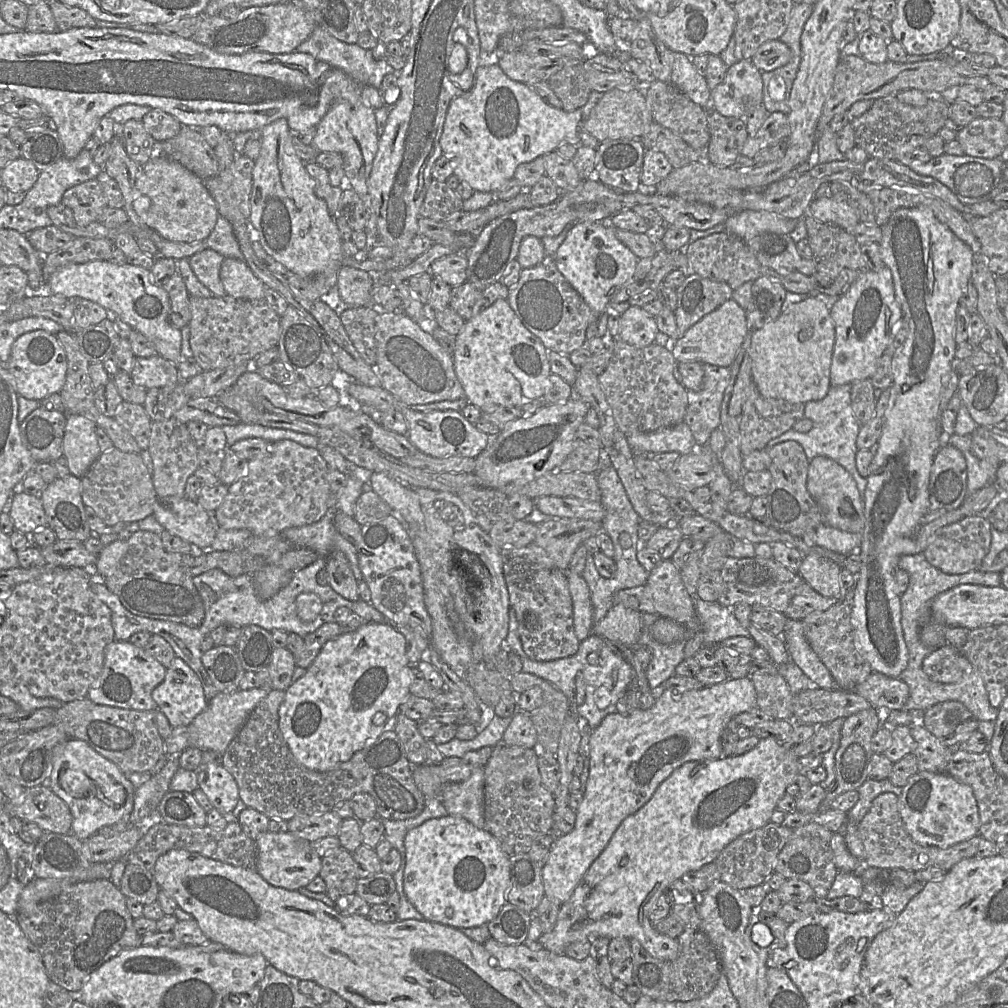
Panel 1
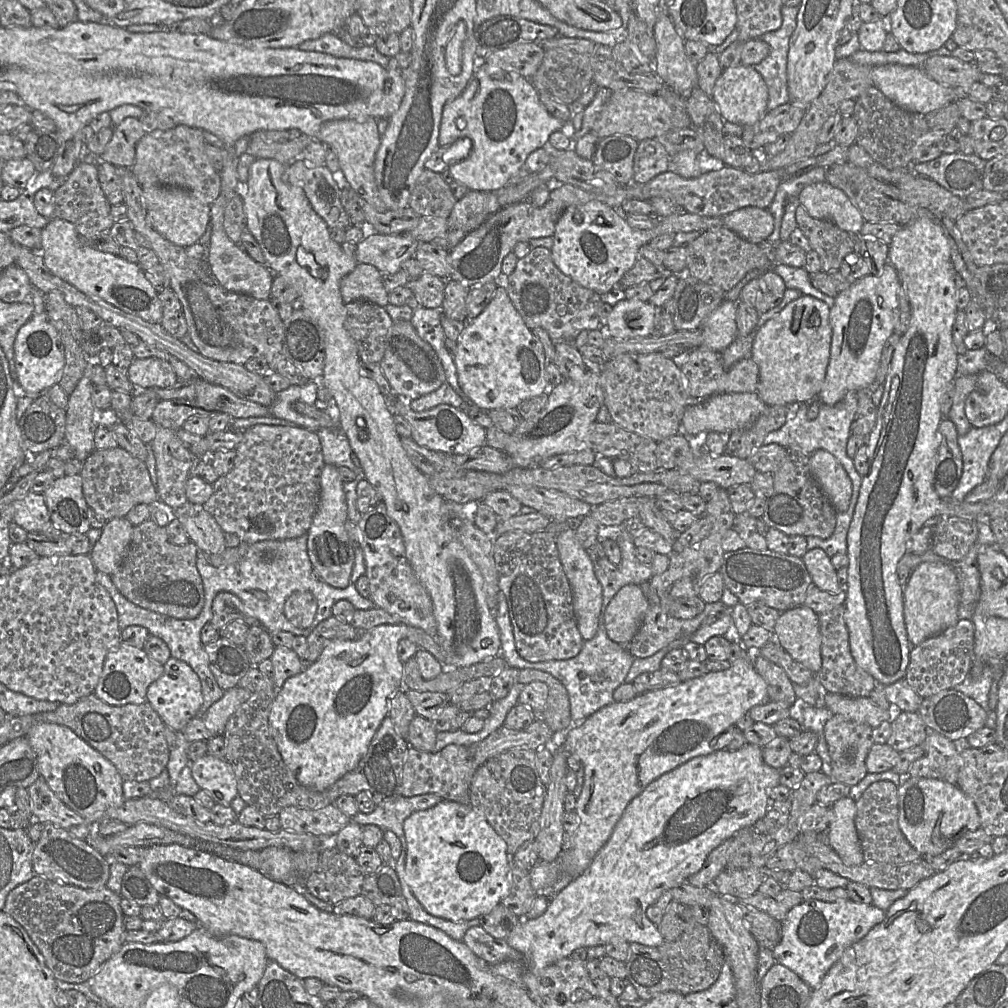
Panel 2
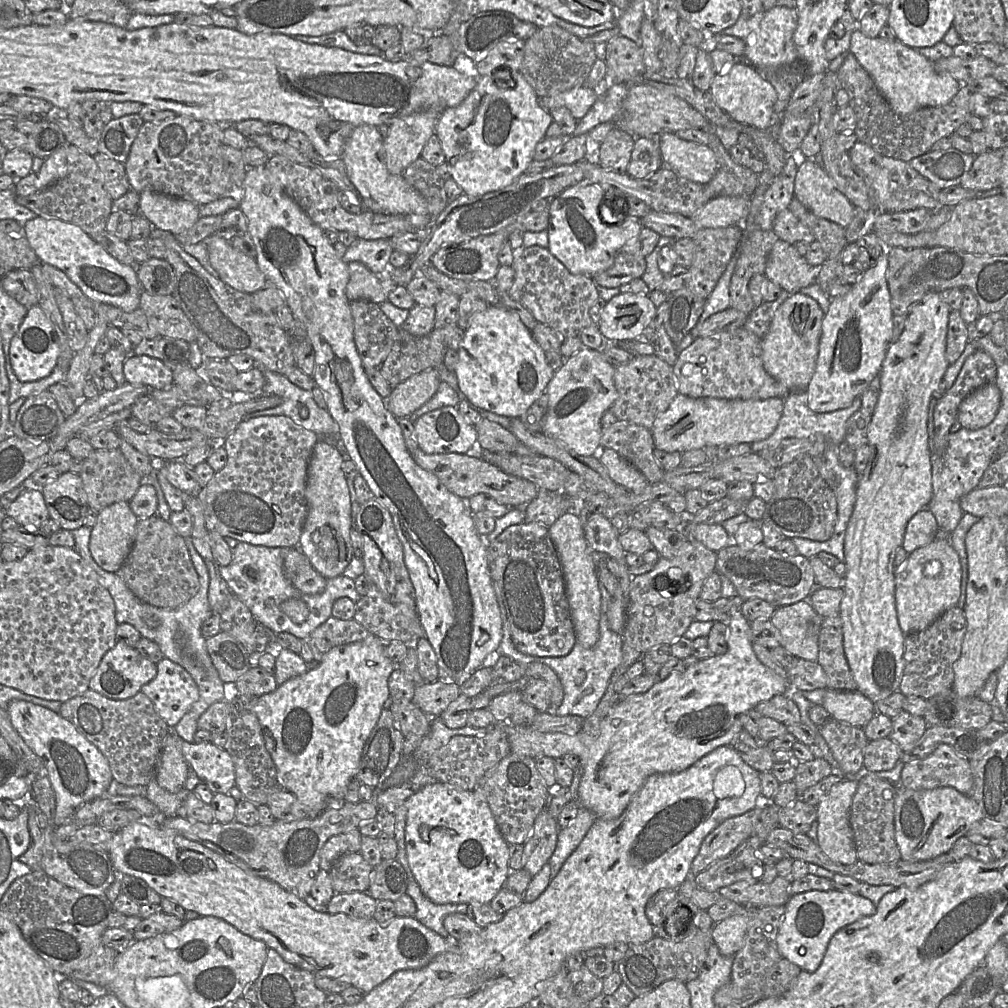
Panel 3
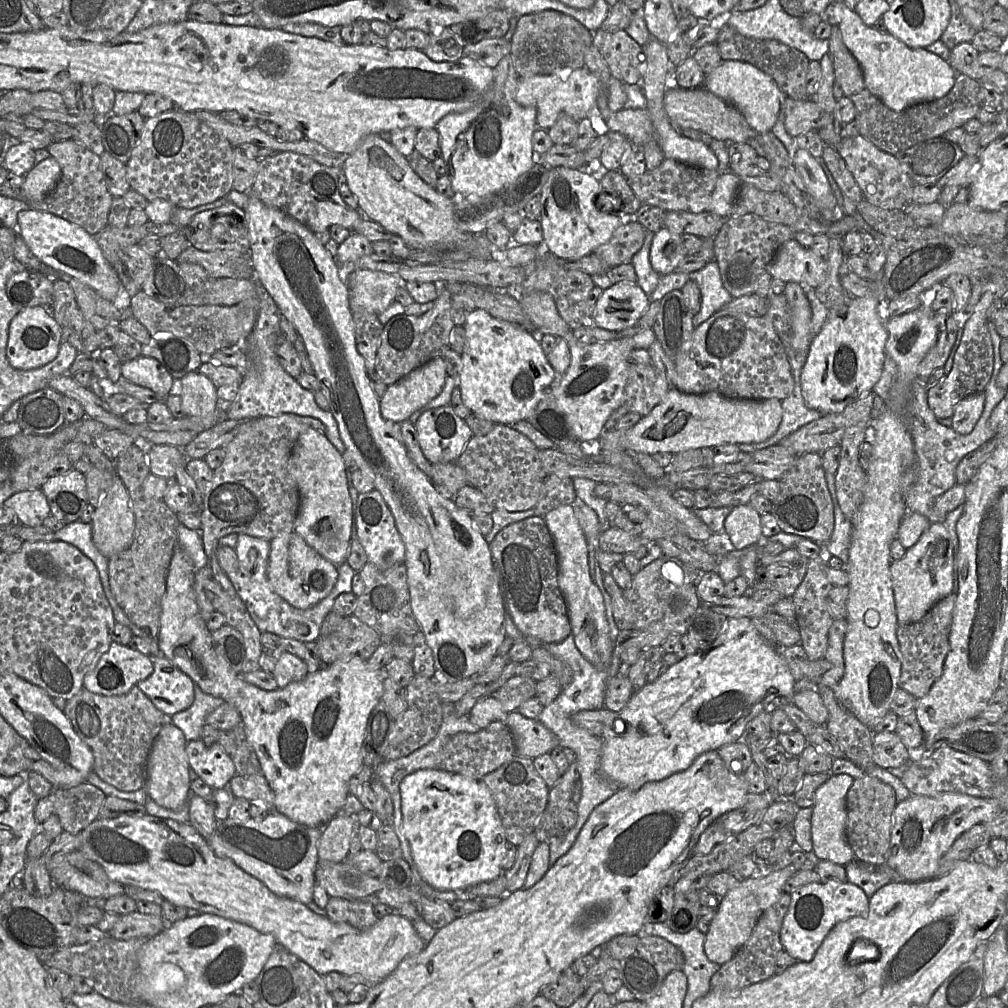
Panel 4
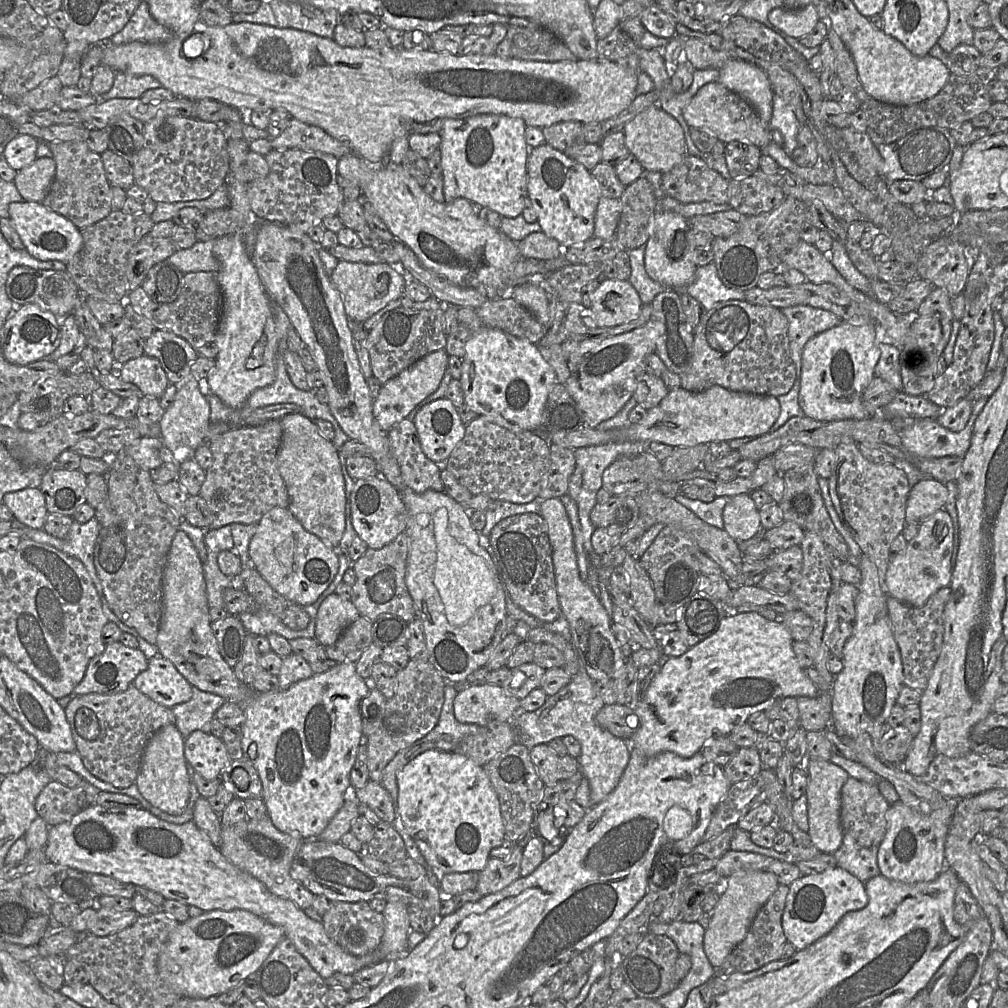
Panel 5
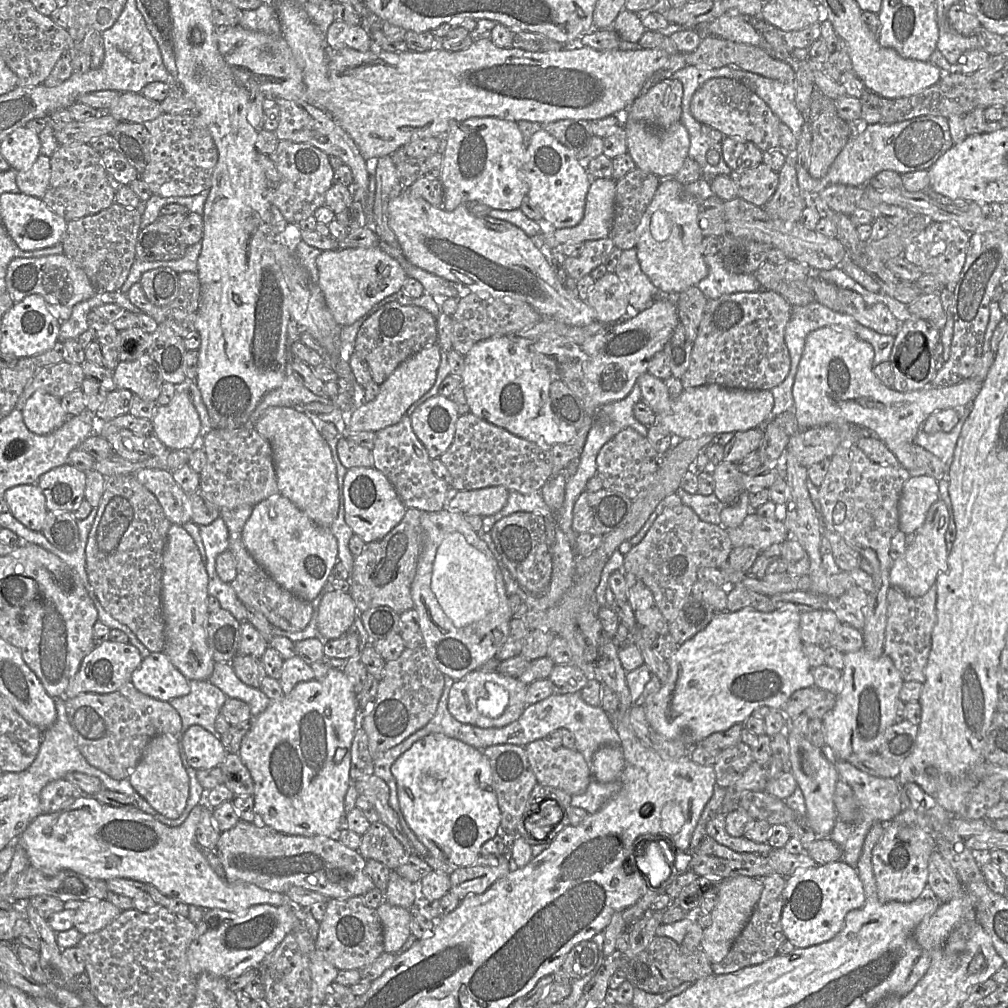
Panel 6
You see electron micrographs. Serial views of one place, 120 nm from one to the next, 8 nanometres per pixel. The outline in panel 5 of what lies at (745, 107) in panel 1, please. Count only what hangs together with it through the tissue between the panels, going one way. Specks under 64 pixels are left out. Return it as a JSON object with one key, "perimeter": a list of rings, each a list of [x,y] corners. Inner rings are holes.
{"perimeter":[[[732,59],[719,68],[717,81],[746,99],[764,124],[770,123],[774,92],[763,69],[747,61]]]}

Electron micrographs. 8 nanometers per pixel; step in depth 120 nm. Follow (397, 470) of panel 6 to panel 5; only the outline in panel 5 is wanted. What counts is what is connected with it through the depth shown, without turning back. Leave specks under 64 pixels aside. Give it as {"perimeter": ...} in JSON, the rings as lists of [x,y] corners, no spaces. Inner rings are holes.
{"perimeter":[[[402,420],[388,432],[388,438],[407,487],[418,494],[428,490],[444,492],[441,465],[424,454],[412,420]]]}

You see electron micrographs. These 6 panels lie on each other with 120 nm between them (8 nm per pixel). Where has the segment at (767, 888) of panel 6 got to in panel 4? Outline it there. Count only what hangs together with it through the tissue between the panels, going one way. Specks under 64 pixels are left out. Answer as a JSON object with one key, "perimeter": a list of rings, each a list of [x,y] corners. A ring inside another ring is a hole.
{"perimeter":[[[784,892],[776,903],[763,912],[746,943],[712,976],[711,992],[720,995],[738,995],[743,989],[775,975],[778,955],[784,950],[780,940],[780,930],[790,899],[790,894]]]}

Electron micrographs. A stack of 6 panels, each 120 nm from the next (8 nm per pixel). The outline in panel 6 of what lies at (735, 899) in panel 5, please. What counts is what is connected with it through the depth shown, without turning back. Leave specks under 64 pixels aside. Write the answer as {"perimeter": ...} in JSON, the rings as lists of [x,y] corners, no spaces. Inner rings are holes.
{"perimeter":[[[736,875],[723,880],[718,890],[718,901],[711,911],[711,924],[704,929],[701,948],[711,963],[721,962],[731,949],[749,917],[751,916],[763,890],[759,878]]]}

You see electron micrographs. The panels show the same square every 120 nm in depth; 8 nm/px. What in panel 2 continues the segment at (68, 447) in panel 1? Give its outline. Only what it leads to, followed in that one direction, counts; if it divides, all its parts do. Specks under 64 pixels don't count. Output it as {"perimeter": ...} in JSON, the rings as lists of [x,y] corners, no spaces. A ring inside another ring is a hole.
{"perimeter":[[[87,358],[87,367],[85,370],[84,375],[77,383],[74,391],[68,396],[68,405],[65,409],[66,412],[66,422],[65,422],[65,442],[72,448],[75,454],[75,458],[83,462],[94,450],[94,430],[97,425],[99,425],[99,411],[104,410],[98,410],[94,407],[92,401],[91,401],[91,395],[90,395],[90,363],[88,362]]]}

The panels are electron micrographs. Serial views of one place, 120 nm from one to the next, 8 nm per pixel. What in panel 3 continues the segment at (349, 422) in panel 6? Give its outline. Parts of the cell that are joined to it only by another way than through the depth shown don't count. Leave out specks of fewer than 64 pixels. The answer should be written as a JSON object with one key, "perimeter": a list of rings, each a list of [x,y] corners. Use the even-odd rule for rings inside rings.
{"perimeter":[[[436,368],[424,370],[394,387],[386,399],[386,406],[398,419],[410,417],[433,397],[440,383]]]}

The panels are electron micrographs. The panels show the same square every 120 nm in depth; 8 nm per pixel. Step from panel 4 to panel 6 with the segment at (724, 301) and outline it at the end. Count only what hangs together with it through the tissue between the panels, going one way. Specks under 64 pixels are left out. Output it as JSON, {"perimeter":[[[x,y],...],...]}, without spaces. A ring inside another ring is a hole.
{"perimeter":[[[720,254],[705,256],[708,275],[696,287],[707,300],[740,292],[756,292],[761,285],[755,274],[738,274],[729,271],[723,264]]]}

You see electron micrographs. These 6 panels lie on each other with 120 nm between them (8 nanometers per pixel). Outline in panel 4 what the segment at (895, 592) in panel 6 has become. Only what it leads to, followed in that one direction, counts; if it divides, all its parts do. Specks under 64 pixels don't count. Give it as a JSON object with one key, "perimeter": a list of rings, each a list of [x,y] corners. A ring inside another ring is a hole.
{"perimeter":[[[956,593],[944,597],[918,622],[897,626],[897,639],[902,654],[898,687],[916,698],[923,697],[942,674],[949,651],[949,632]]]}

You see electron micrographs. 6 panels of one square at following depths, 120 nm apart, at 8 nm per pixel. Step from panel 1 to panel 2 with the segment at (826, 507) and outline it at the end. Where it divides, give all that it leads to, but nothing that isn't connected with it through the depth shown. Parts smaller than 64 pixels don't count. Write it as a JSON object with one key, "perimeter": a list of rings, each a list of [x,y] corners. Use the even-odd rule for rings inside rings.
{"perimeter":[[[817,450],[809,458],[809,467],[814,479],[828,497],[835,511],[845,512],[852,496],[852,482],[840,462],[831,453]]]}

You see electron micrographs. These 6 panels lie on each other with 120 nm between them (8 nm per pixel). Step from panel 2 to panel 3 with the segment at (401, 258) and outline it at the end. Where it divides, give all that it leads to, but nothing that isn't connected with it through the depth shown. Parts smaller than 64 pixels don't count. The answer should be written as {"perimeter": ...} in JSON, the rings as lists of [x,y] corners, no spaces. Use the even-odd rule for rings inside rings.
{"perimeter":[[[357,239],[347,248],[342,260],[346,264],[360,262],[372,273],[381,276],[389,273],[391,268],[389,259],[393,252],[389,239]]]}

